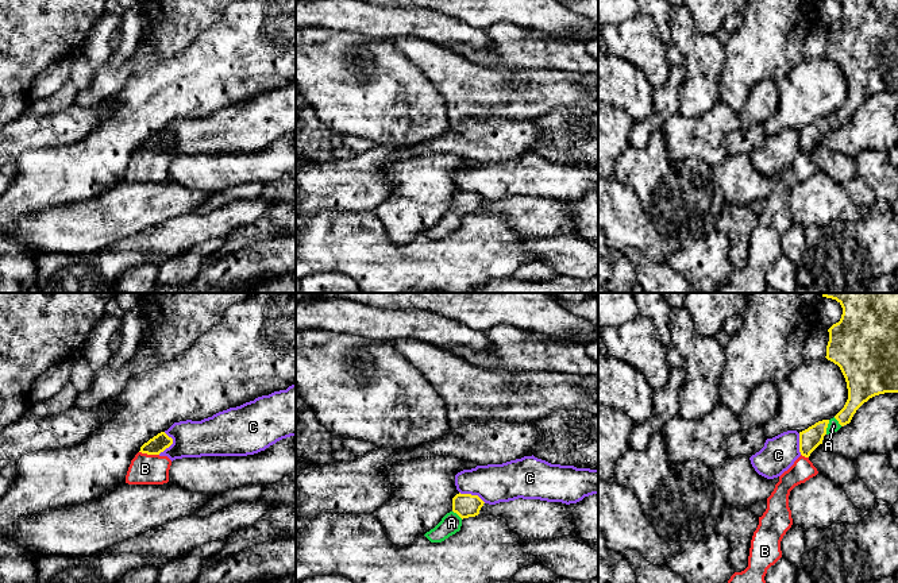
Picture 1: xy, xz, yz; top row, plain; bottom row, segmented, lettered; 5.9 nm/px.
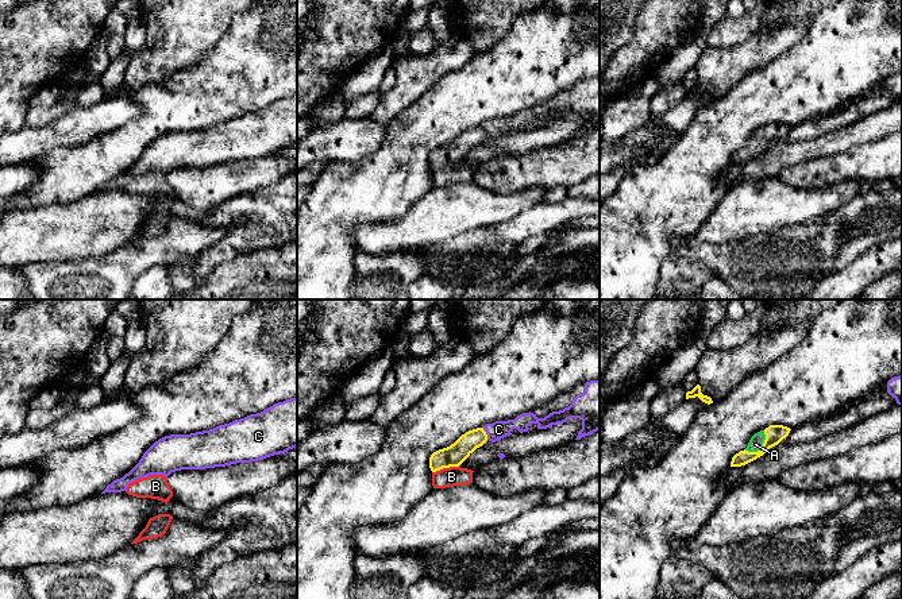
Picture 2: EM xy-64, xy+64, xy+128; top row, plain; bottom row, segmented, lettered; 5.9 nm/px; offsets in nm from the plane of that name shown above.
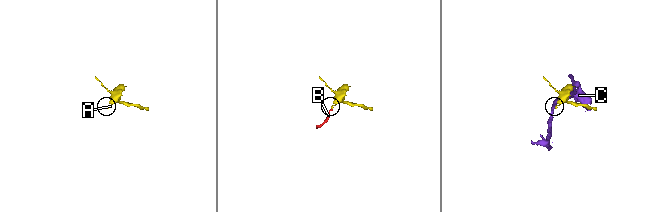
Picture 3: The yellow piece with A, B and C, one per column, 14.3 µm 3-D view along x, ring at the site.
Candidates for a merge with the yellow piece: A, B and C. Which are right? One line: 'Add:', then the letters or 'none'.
Add: A, B

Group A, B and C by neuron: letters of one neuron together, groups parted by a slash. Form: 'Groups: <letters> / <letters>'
Groups: A B / C

